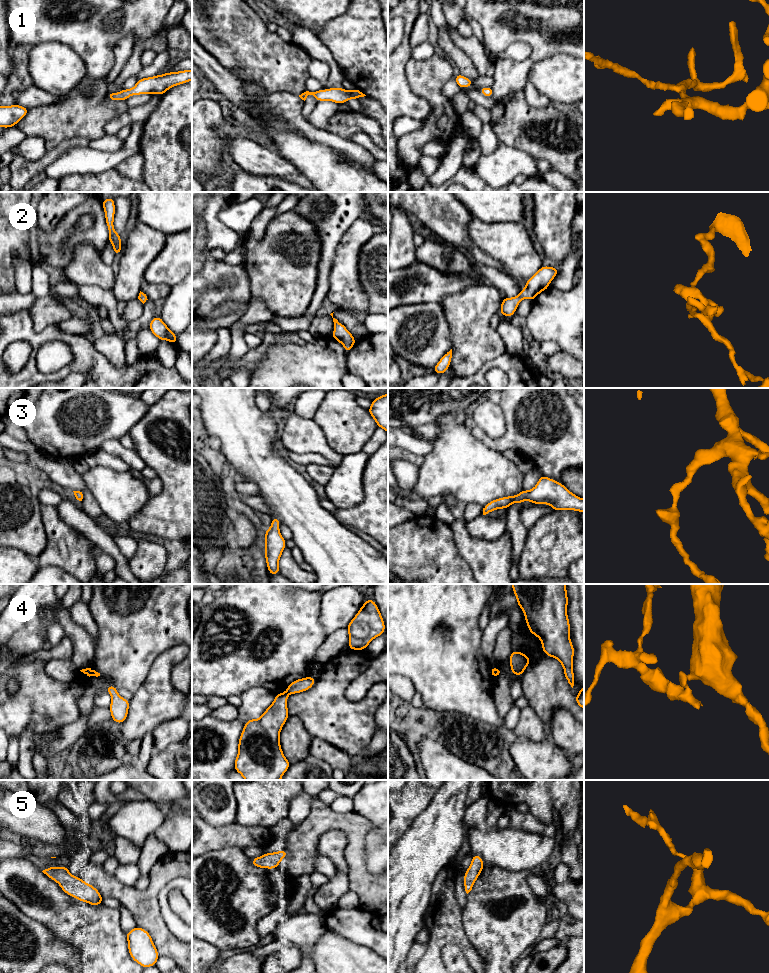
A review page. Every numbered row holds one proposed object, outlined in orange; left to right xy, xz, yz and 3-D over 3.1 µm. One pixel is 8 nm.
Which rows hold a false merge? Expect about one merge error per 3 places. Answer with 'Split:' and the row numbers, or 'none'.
Split: 4

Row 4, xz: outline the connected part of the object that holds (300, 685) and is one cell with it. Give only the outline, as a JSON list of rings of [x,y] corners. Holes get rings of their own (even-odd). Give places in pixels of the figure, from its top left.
[[[312,676],[297,679],[288,685],[286,693],[289,695],[307,691],[315,684],[315,682],[316,679]]]

